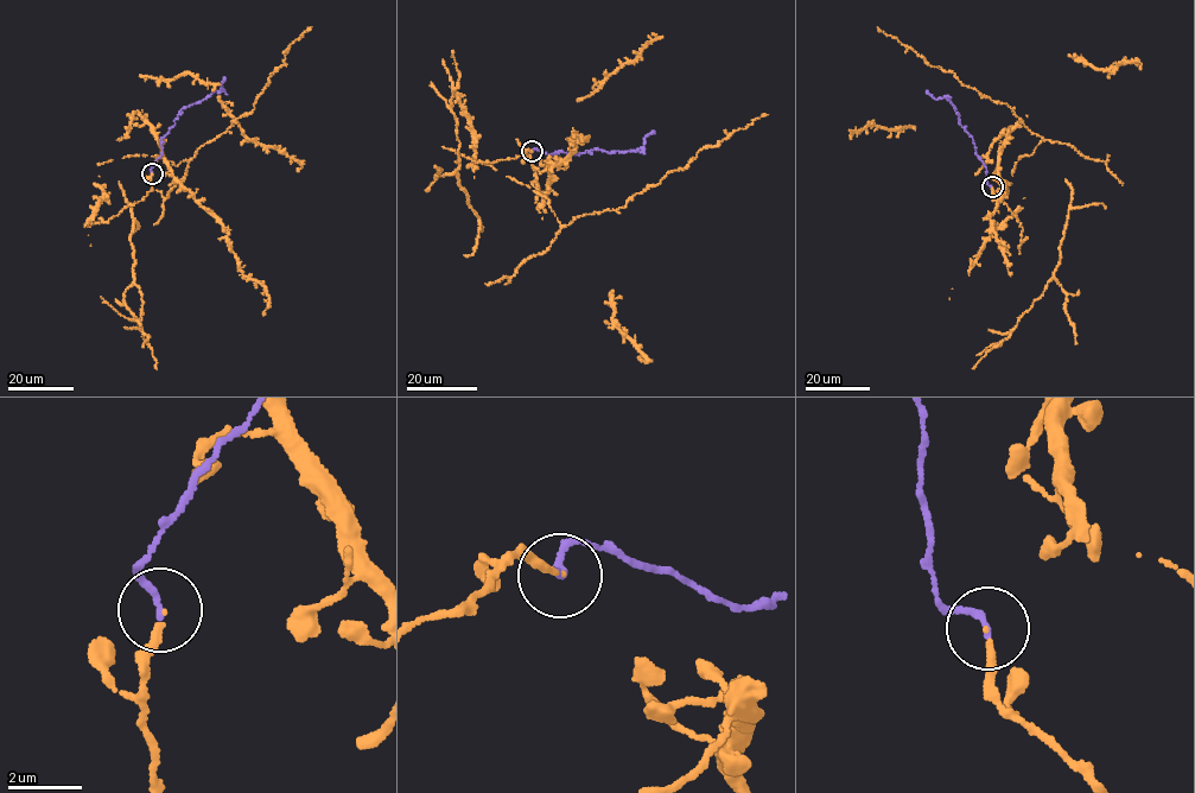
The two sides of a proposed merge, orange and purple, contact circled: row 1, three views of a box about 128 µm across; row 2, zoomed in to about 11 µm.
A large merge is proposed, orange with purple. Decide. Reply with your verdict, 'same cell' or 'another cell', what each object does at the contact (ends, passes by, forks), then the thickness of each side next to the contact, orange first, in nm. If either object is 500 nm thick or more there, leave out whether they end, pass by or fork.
same cell; orange ends; purple ends; calibres 160 and 200 nm

